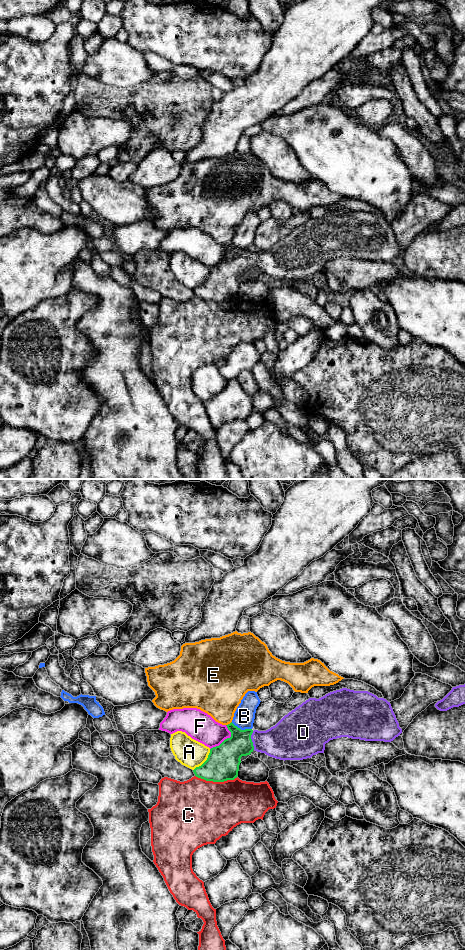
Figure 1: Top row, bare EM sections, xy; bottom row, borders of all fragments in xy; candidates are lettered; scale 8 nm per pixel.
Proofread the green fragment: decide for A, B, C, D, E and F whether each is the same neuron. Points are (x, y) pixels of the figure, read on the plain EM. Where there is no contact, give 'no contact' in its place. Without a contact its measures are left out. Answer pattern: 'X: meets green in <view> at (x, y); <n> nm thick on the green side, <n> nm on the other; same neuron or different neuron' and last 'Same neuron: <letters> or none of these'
A: meets green in xy at (205, 281); 260 nm thick on the green side, 220 nm on the other; different neuron
B: meets green in xy at (240, 249); 220 nm thick on the green side, 170 nm on the other; different neuron
C: meets green in xy at (216, 301); 260 nm thick on the green side, 480 nm on the other; different neuron
D: meets green in xy at (251, 260); 220 nm thick on the green side, 280 nm on the other; same neuron
E: meets green in xy at (228, 244); 220 nm thick on the green side, 340 nm on the other; different neuron
F: meets green in xy at (225, 259); 260 nm thick on the green side, 240 nm on the other; different neuron
Same neuron: D

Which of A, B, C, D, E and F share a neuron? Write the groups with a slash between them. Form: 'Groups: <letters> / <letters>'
Groups: A / B / C / D / E / F

